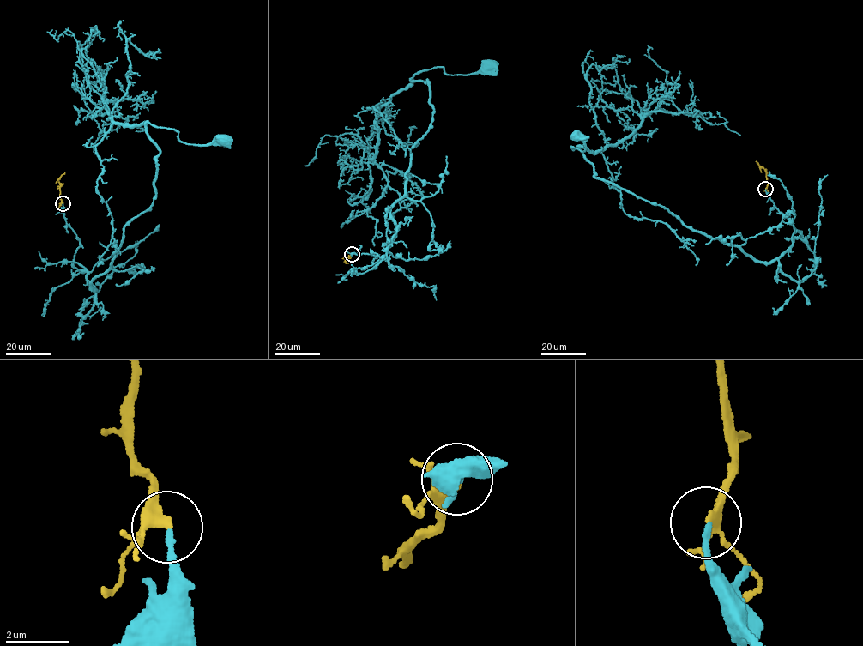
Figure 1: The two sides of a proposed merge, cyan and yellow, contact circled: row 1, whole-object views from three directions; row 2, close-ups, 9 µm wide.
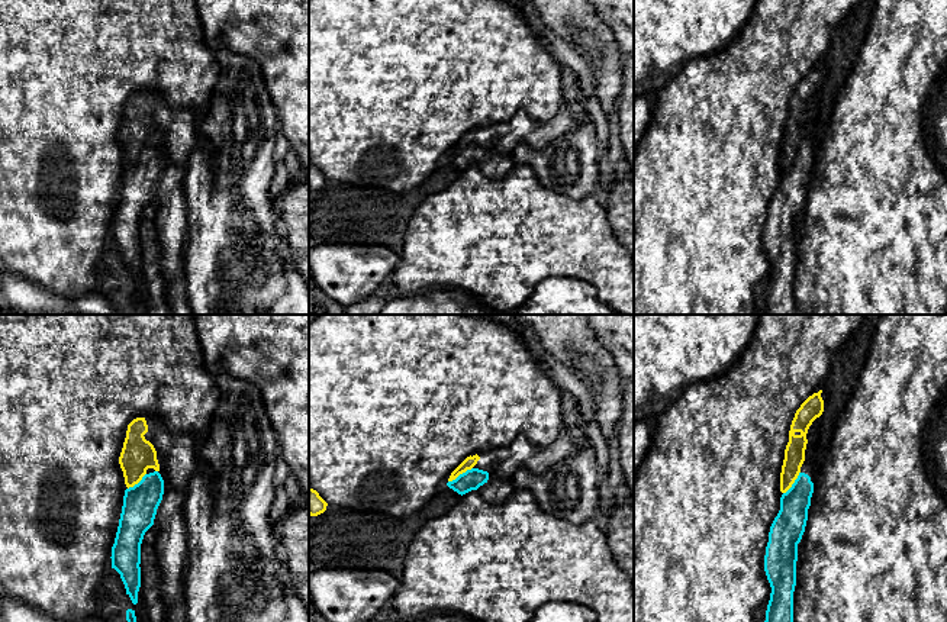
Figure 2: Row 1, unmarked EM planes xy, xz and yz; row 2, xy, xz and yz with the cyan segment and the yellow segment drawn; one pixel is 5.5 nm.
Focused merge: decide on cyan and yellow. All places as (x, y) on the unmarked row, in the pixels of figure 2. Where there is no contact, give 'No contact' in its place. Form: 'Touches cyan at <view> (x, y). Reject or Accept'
Touches cyan at xz (460, 150). Reject

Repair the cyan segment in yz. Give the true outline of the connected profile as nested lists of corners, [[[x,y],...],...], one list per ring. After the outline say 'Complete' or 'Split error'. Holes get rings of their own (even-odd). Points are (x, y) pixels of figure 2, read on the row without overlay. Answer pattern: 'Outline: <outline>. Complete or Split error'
Outline: [[[816,93],[806,109],[805,136],[792,162],[780,173],[780,186],[774,193],[764,231],[764,246],[772,262],[766,286],[764,309],[767,315],[796,315],[793,299],[793,267],[796,261],[798,219],[808,196],[814,168],[815,144],[812,138],[816,120]]]. Split error

